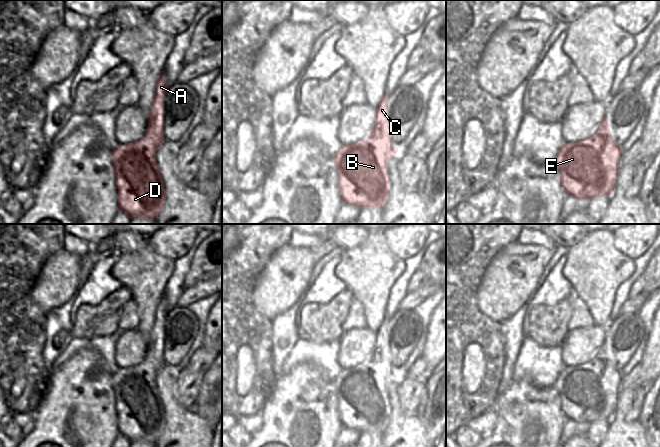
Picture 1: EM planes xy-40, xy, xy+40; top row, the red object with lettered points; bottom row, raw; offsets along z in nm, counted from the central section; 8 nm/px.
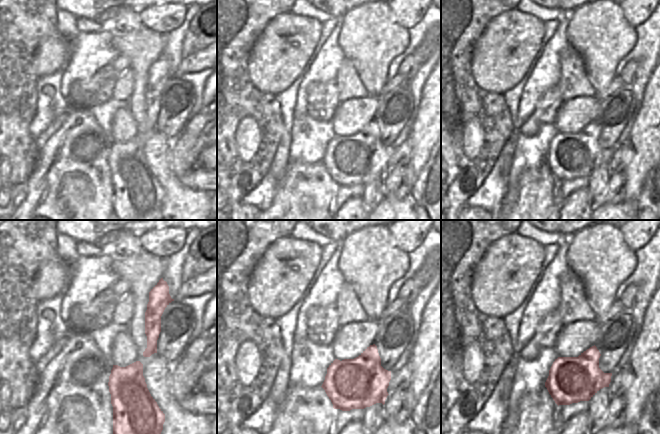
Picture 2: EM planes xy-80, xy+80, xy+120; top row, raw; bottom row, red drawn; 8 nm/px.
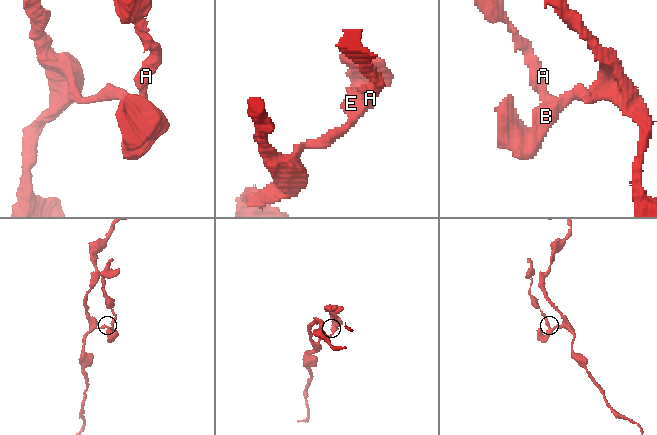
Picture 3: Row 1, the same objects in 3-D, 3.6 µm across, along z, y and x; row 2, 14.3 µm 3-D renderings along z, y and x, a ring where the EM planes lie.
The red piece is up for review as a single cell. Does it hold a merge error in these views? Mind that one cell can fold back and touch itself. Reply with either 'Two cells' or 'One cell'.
Two cells.

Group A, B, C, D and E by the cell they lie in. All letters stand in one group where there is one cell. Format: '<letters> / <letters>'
A C / B D E

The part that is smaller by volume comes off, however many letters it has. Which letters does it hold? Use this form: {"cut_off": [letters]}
{"cut_off": ["A", "C"]}

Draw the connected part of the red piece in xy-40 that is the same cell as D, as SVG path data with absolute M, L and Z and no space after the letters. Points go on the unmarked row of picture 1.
M150 336L146 358L139 365L118 369L112 375L112 390L118 416L118 433L130 443L135 441L156 443L164 430L166 414L158 394L156 376L165 365L164 358L156 359L154 344Z

